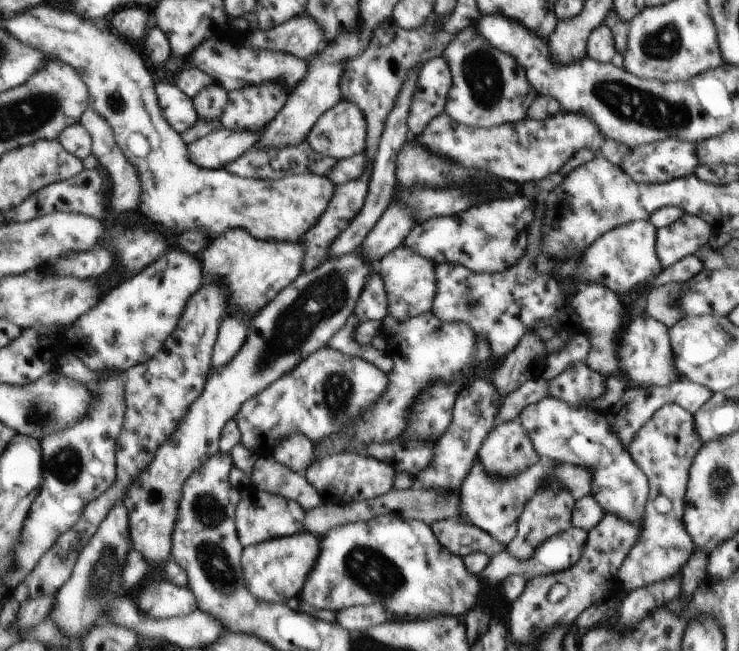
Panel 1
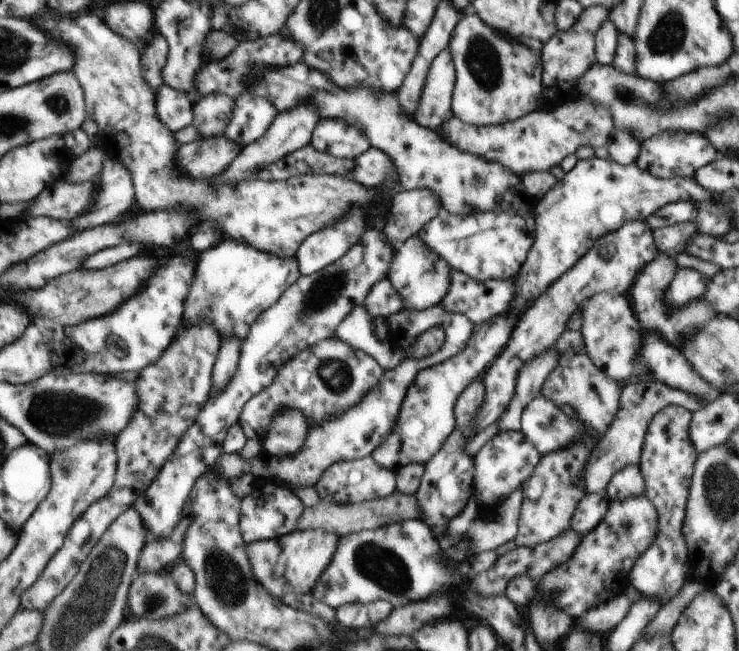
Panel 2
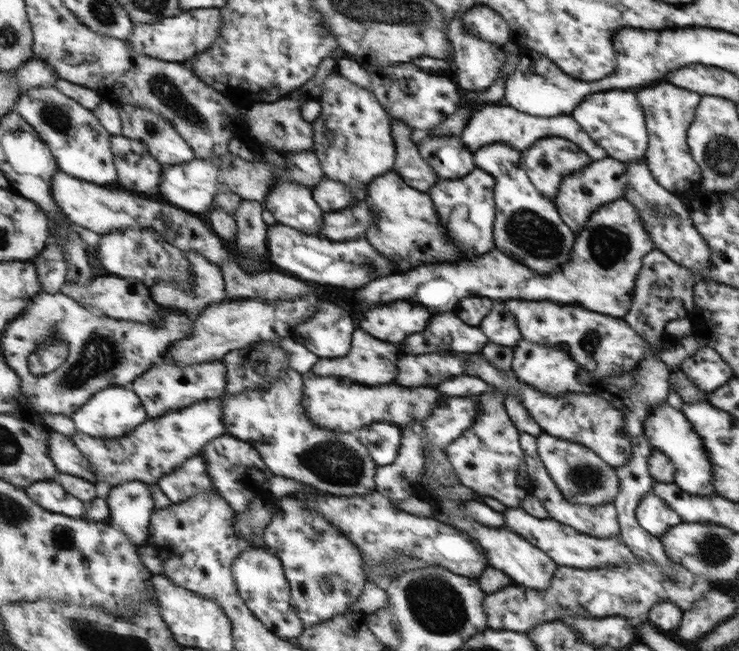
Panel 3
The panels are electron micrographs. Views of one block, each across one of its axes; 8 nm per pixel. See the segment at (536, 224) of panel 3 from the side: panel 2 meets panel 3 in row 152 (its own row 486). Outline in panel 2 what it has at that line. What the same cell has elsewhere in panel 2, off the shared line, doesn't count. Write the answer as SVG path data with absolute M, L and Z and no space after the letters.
M499 431L485 442L472 458L472 486L476 500L483 507L497 506L497 502L523 488L522 482L531 476L540 456L541 453L536 451L519 431Z

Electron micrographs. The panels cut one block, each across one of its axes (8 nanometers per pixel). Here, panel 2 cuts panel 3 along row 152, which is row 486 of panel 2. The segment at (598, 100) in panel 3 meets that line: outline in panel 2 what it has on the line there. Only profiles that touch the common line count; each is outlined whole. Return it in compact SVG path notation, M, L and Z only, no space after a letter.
M629 465L617 471L606 484L604 496L611 499L623 500L627 497L643 495L645 483L637 465Z

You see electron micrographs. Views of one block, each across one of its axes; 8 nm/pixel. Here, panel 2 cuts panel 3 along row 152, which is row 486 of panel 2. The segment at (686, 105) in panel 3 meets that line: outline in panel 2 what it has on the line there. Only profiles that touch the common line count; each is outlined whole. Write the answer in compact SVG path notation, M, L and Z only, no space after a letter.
M669 405L656 412L649 421L643 450L637 466L645 483L644 495L656 507L659 517L655 542L633 563L633 586L645 599L657 601L660 606L673 598L687 578L688 554L681 527L684 519L686 498L696 459L696 449L688 435L692 412L683 407Z

